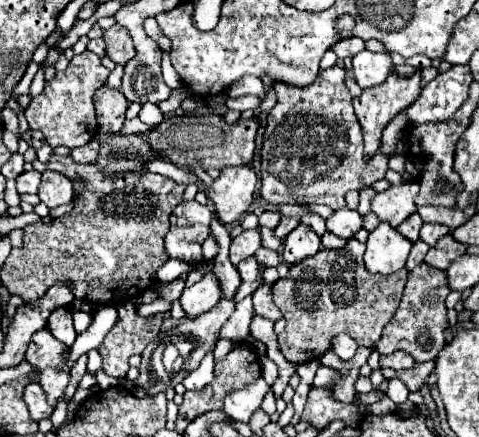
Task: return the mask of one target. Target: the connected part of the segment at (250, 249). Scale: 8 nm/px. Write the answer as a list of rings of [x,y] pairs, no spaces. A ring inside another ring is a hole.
[[[244,230],[240,236],[232,238],[230,244],[230,262],[236,266],[240,260],[254,256],[254,252],[262,246],[262,236],[258,230]]]

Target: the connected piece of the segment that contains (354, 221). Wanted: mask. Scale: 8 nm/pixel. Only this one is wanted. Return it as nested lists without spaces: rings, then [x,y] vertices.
[[[340,208],[326,220],[328,232],[338,238],[352,238],[362,228],[362,216],[356,210]]]

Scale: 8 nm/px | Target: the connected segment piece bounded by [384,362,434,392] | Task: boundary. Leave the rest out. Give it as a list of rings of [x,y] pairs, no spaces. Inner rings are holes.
[[[424,362],[424,364],[416,364],[414,368],[410,368],[410,370],[402,370],[402,372],[396,372],[396,370],[384,370],[386,374],[386,378],[400,378],[406,386],[408,386],[408,390],[412,390],[412,392],[416,392],[422,384],[424,384],[424,380],[428,378],[428,374],[434,370],[434,366],[430,364],[430,362]]]

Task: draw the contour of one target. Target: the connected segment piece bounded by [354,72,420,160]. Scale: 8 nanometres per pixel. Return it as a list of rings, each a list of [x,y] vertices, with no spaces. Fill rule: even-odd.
[[[416,72],[412,78],[400,78],[400,76],[390,74],[382,84],[378,84],[374,88],[366,88],[360,98],[354,98],[354,110],[356,110],[356,116],[358,116],[358,120],[362,124],[362,132],[364,132],[366,160],[370,160],[376,154],[376,150],[380,148],[380,136],[382,136],[382,130],[386,128],[386,124],[400,110],[410,106],[418,98],[418,94],[420,94],[420,72]]]

